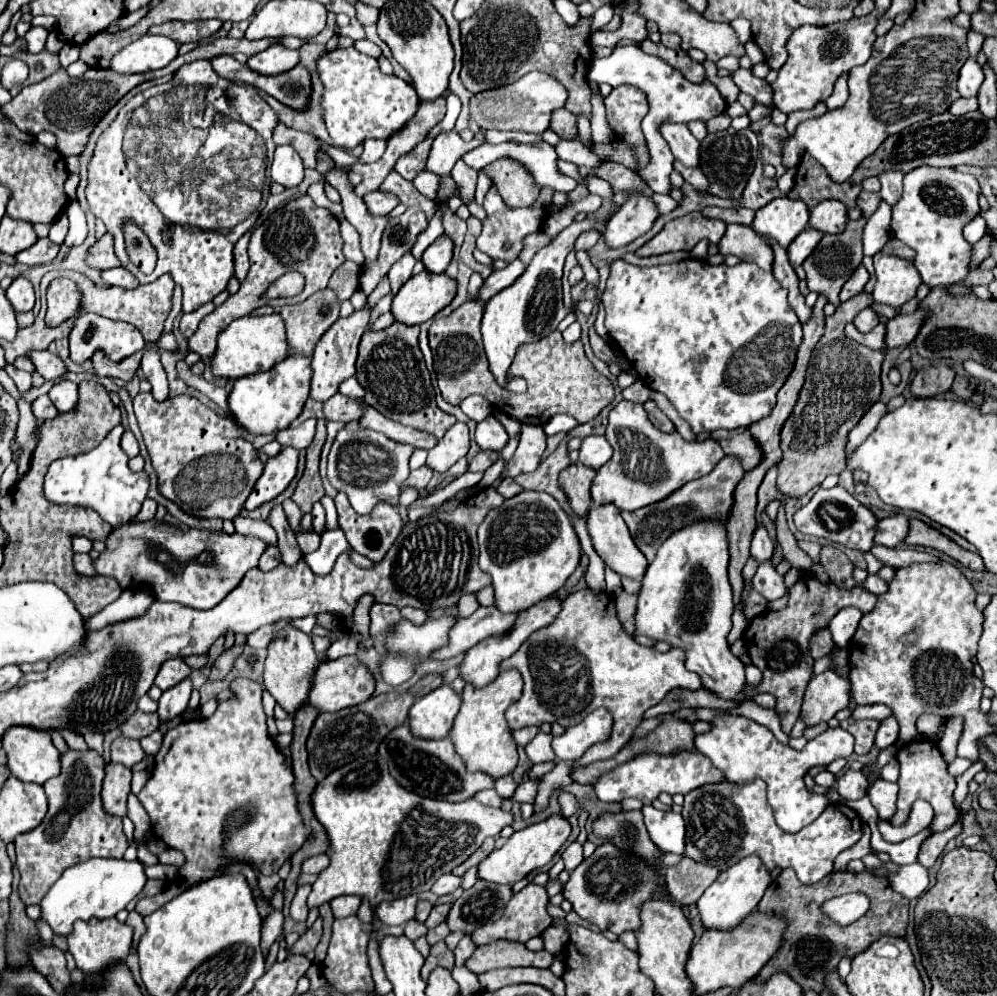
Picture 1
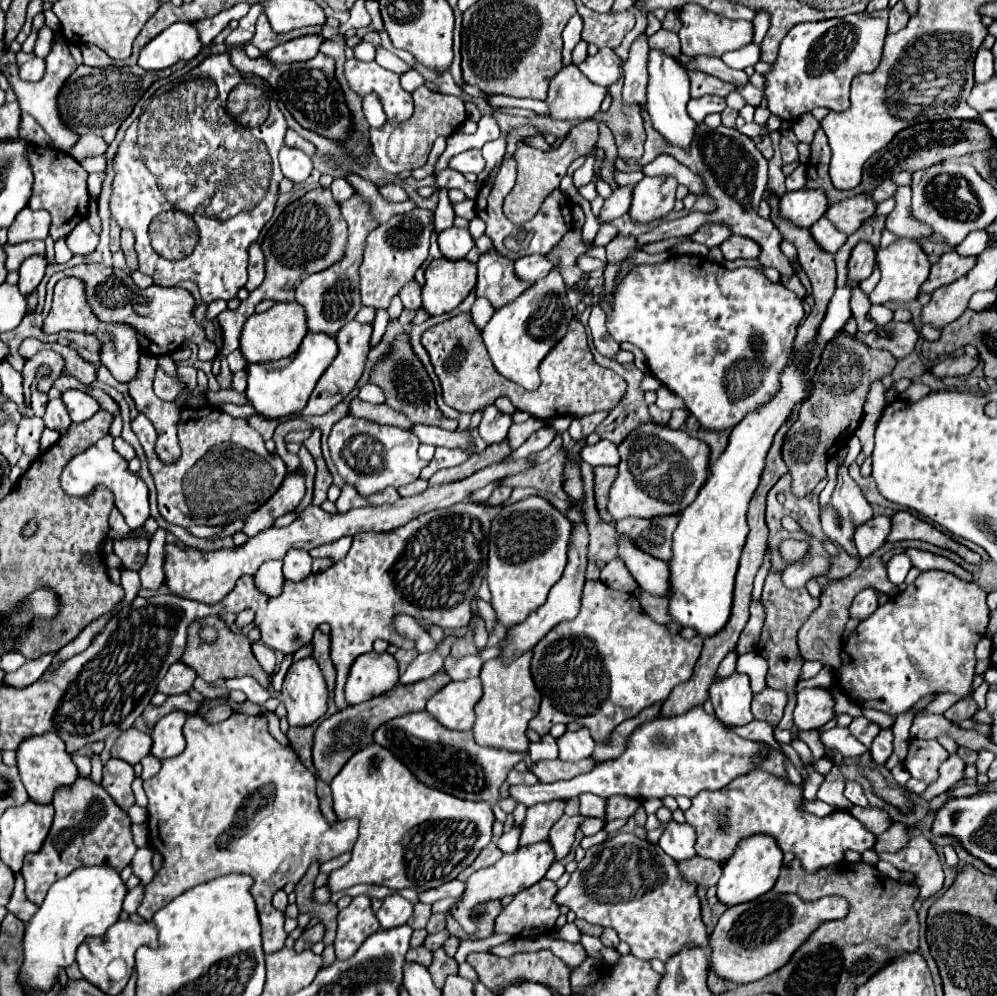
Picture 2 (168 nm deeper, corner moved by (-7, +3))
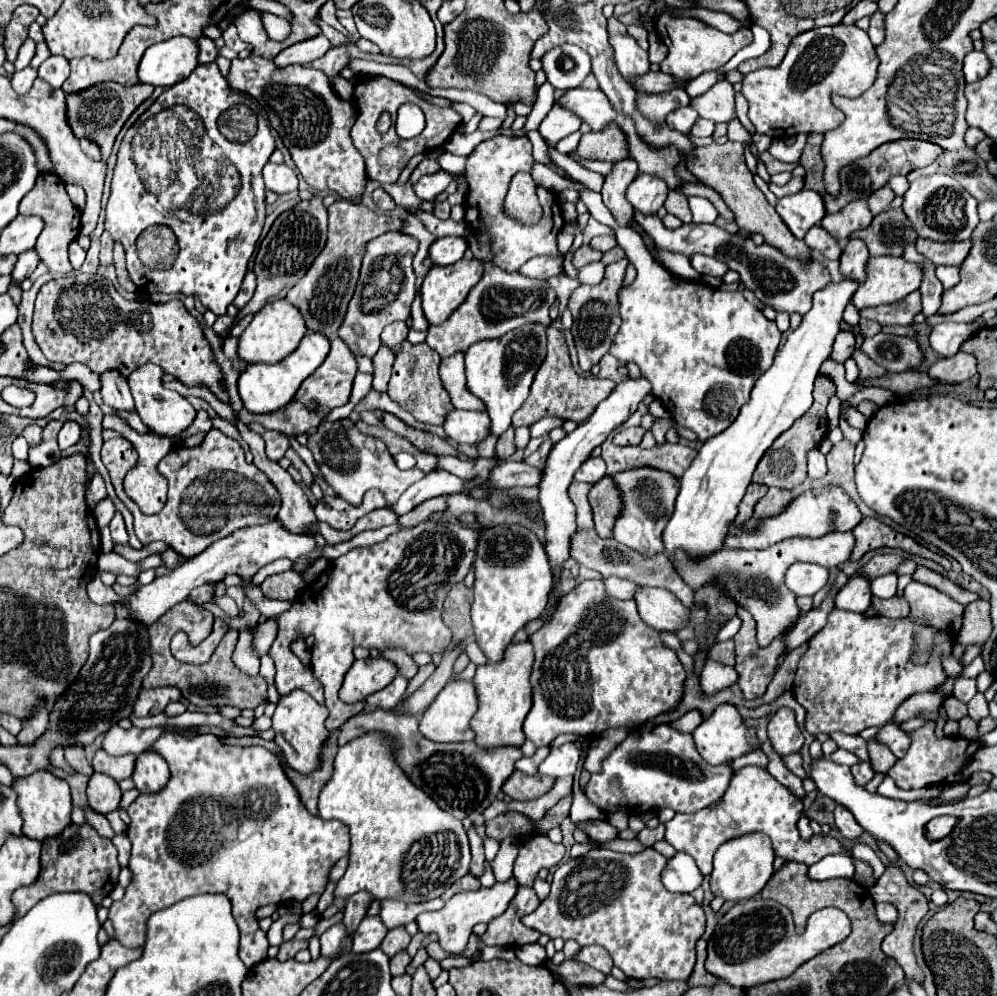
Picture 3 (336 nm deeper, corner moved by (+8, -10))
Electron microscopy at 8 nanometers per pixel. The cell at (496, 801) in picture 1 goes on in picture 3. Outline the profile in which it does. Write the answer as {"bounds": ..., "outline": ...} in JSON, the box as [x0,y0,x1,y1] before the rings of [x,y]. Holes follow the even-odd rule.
{"bounds":[585,725,733,813],"outline":[[[659,725],[653,731],[631,731],[627,739],[603,759],[603,771],[591,775],[585,795],[593,805],[607,813],[659,813],[665,807],[671,807],[677,813],[695,813],[719,801],[727,791],[731,777],[733,771],[727,763],[713,767],[703,761],[689,733]]]}

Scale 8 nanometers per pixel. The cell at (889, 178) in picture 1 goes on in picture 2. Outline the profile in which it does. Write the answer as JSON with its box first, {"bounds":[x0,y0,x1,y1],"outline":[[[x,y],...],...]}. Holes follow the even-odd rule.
{"bounds":[886,186,930,238],"outline":[[[898,186],[894,200],[896,206],[894,210],[886,216],[886,228],[892,230],[900,238],[920,238],[920,236],[930,236],[930,228],[926,224],[920,224],[912,218],[912,208],[910,208],[910,198],[912,198],[912,188],[910,186]]]}

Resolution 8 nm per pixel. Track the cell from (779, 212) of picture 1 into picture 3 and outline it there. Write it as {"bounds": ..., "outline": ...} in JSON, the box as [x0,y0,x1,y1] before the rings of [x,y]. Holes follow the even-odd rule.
{"bounds":[775,189,827,239],"outline":[[[807,189],[779,199],[775,211],[781,215],[781,219],[797,239],[803,239],[805,233],[813,225],[819,225],[827,213],[823,197]]]}

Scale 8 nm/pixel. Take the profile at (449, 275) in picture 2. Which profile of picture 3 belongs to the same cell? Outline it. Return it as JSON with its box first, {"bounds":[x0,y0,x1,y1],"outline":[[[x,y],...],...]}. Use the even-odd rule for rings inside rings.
{"bounds":[421,259,483,325],"outline":[[[461,259],[447,267],[433,265],[421,285],[423,311],[431,325],[443,323],[477,285],[483,273],[483,263],[477,259]]]}

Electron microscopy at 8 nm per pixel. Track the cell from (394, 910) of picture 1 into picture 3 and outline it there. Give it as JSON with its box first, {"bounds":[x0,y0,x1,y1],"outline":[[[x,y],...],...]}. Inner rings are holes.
{"bounds":[351,917,387,953],"outline":[[[365,917],[353,935],[351,951],[353,953],[369,953],[381,945],[385,935],[387,935],[387,927],[383,925],[381,917]]]}

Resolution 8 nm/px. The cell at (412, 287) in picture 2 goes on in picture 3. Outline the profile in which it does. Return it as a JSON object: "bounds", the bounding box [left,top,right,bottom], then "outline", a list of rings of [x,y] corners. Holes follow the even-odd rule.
{"bounds":[381,321,407,355],"outline":[[[397,321],[397,323],[391,323],[391,325],[387,325],[385,329],[383,329],[383,333],[381,333],[381,343],[387,347],[387,349],[391,349],[393,351],[393,355],[397,355],[399,351],[401,351],[401,343],[407,339],[407,323],[401,323],[401,321]]]}

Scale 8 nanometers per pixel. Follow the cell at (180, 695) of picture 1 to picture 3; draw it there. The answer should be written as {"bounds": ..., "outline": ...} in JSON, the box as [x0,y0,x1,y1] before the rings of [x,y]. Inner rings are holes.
{"bounds":[133,751,169,793],"outline":[[[143,751],[137,755],[133,781],[139,793],[159,793],[169,781],[169,767],[165,759],[153,751]]]}

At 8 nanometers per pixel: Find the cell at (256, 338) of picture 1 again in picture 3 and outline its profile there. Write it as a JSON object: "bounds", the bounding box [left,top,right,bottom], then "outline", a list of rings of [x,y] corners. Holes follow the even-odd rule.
{"bounds":[239,299,305,363],"outline":[[[287,299],[271,301],[253,317],[249,327],[239,337],[239,357],[247,363],[279,363],[297,349],[305,333],[305,319],[293,303]]]}

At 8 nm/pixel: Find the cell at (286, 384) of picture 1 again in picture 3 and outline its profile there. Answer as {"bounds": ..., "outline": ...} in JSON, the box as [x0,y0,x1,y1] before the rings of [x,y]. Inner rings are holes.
{"bounds":[239,333,329,413],"outline":[[[307,333],[299,347],[279,361],[279,365],[261,365],[253,363],[249,365],[241,377],[239,377],[239,395],[243,399],[243,405],[251,413],[271,413],[275,409],[285,407],[293,395],[297,393],[299,385],[325,361],[329,353],[329,339],[321,333]]]}

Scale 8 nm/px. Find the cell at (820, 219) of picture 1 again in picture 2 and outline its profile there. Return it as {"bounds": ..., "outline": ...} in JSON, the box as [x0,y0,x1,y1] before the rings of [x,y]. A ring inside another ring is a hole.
{"bounds":[826,194,876,234],"outline":[[[856,194],[852,198],[846,198],[846,200],[840,200],[832,206],[828,206],[826,210],[826,218],[844,234],[854,234],[860,224],[874,214],[874,208],[876,208],[876,202],[872,200],[870,194]]]}

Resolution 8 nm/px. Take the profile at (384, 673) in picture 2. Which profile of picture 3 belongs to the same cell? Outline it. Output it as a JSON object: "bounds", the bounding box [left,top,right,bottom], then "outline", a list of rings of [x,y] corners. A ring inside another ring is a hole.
{"bounds":[341,657,397,703],"outline":[[[379,657],[379,659],[357,659],[351,669],[345,673],[341,687],[341,699],[355,703],[367,699],[367,695],[383,689],[397,675],[397,665]]]}

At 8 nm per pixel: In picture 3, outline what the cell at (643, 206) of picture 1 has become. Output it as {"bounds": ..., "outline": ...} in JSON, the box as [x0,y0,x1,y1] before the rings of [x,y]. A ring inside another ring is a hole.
{"bounds":[627,173,669,215],"outline":[[[641,173],[629,185],[627,199],[637,211],[641,211],[645,215],[653,215],[665,203],[667,193],[669,193],[669,187],[661,177],[649,175],[649,173]]]}

